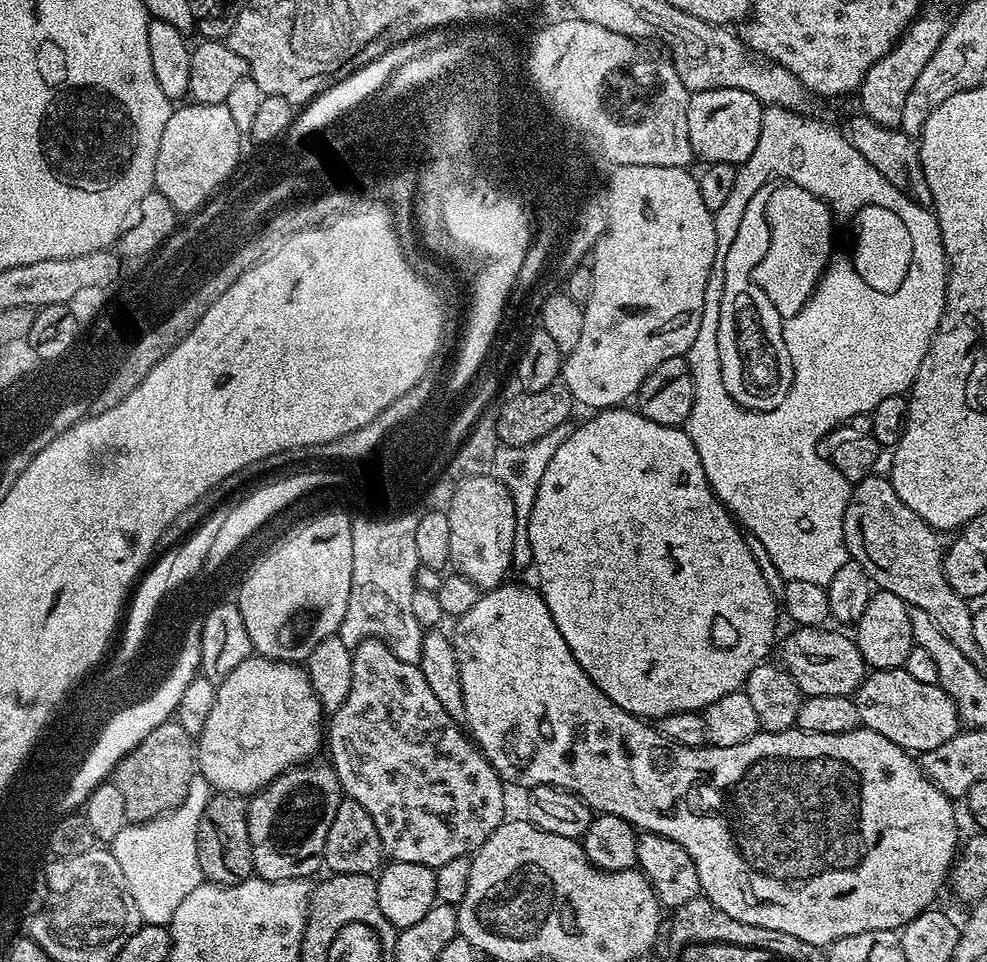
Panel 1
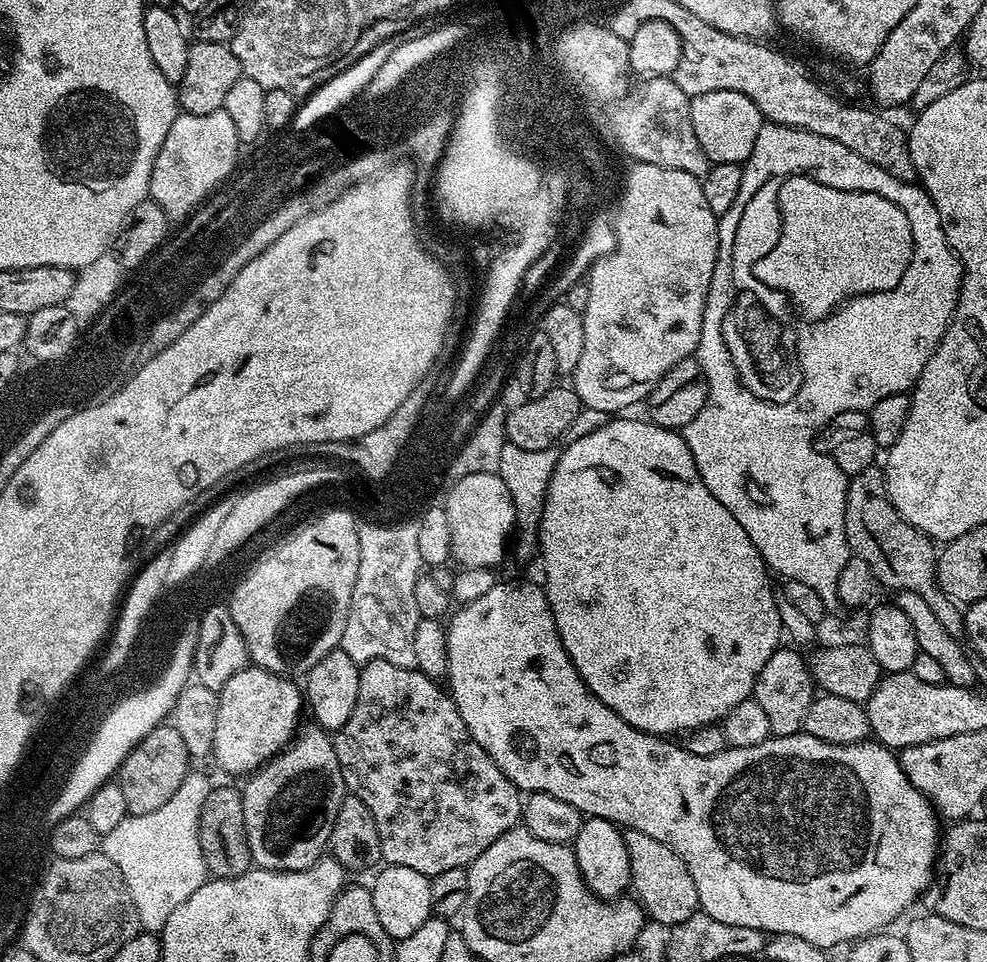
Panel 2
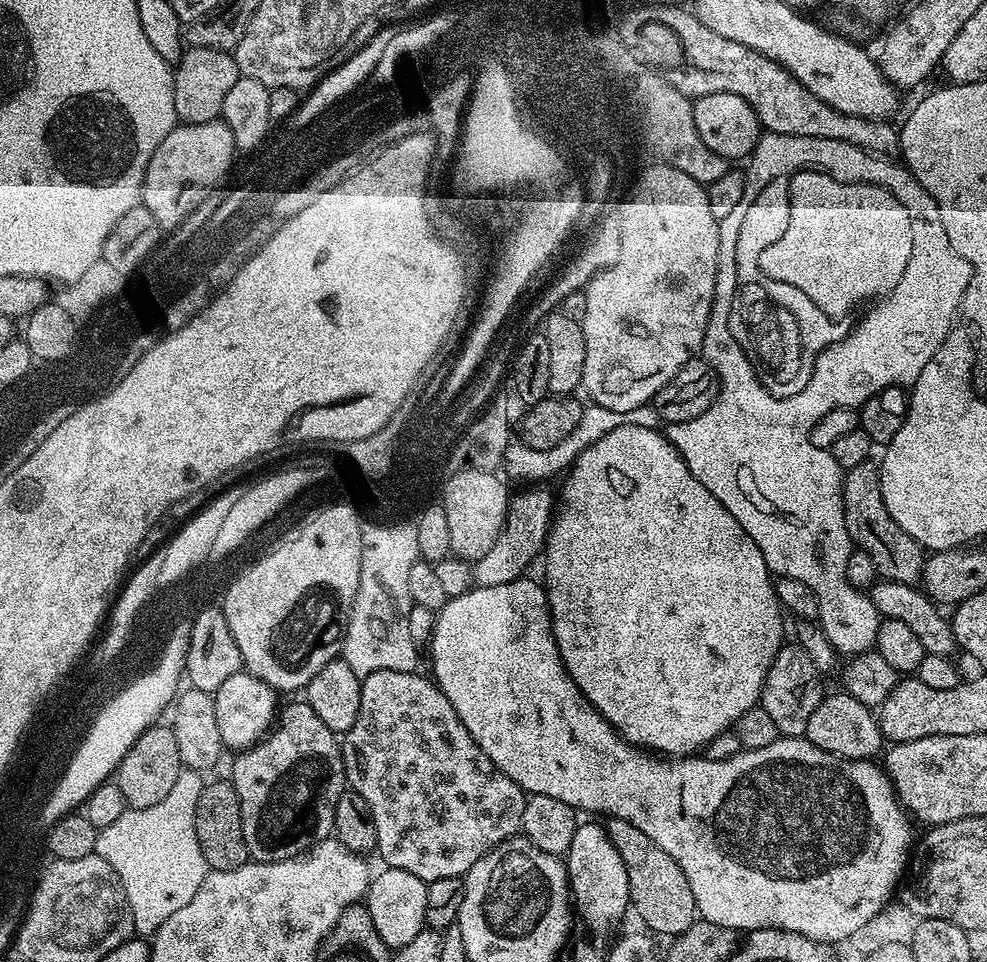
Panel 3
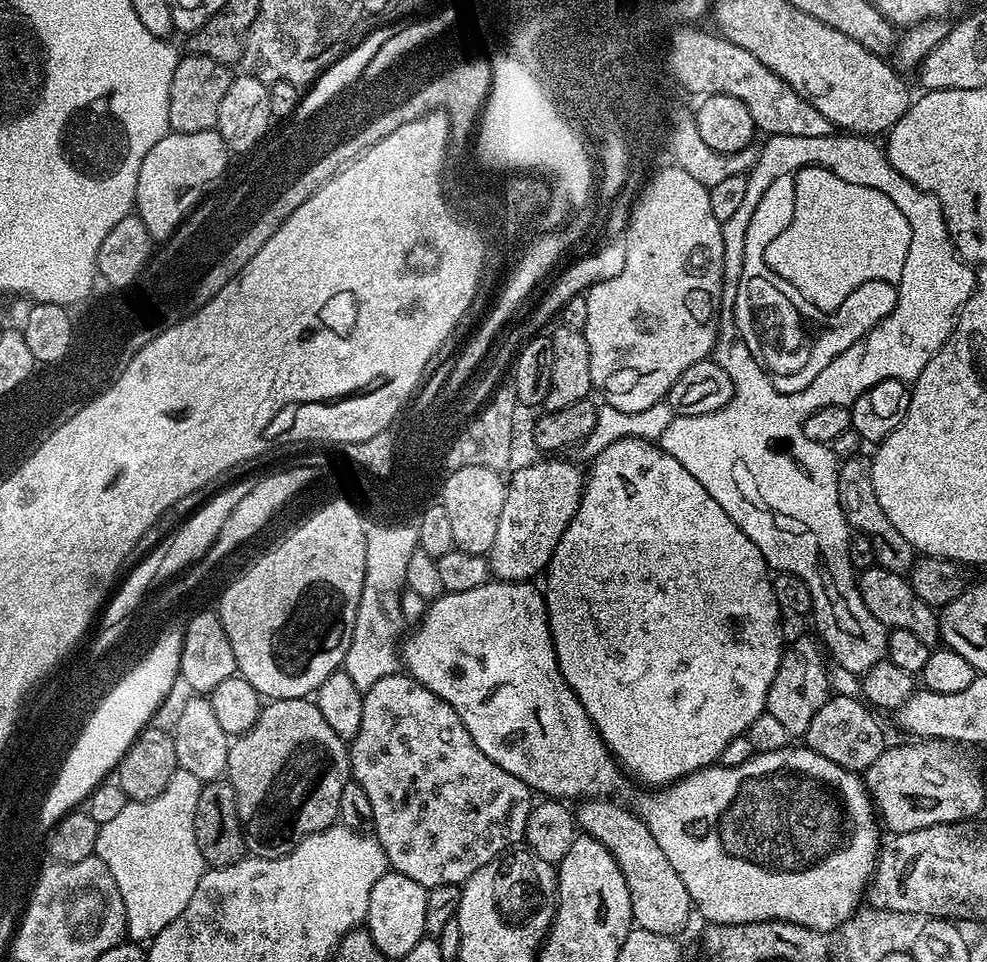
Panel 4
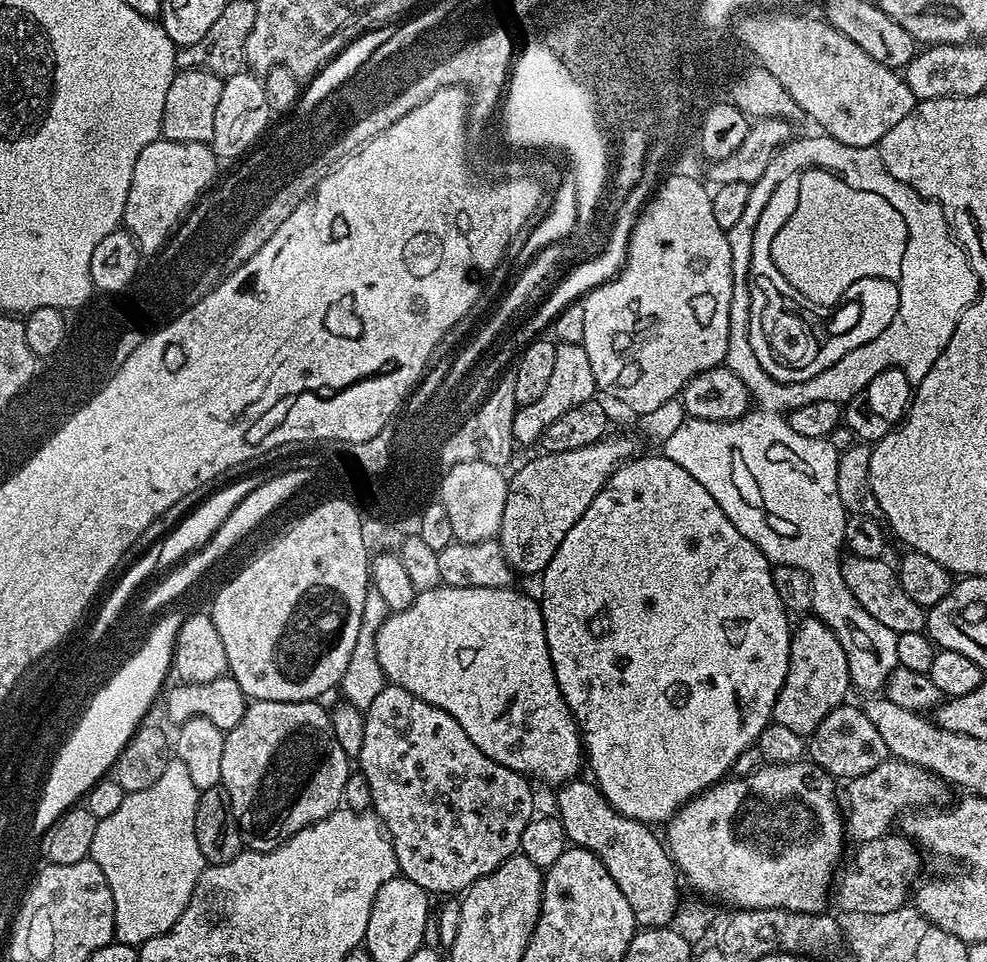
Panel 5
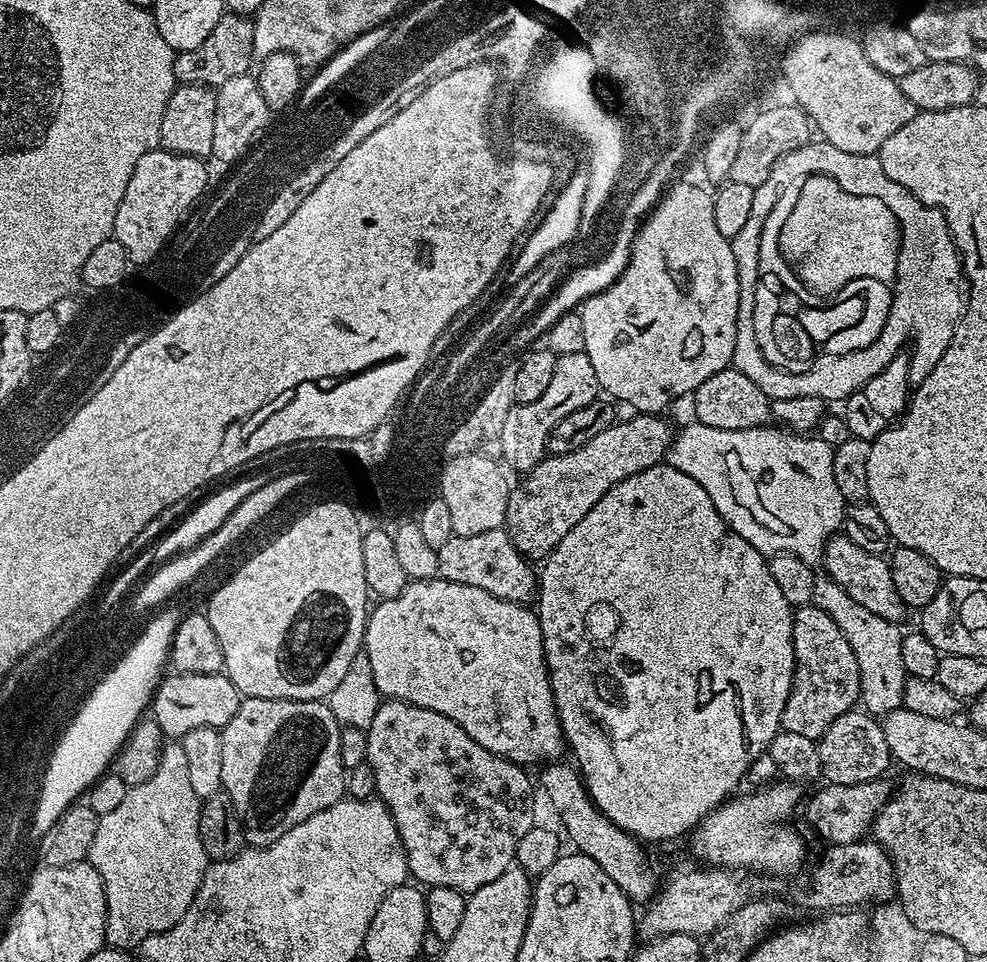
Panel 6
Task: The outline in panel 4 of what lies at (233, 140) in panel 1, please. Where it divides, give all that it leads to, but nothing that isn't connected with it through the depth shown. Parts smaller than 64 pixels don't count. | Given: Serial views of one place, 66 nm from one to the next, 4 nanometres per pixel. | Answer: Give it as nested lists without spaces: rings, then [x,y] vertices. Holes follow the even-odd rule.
[[[215,130],[198,134],[169,131],[150,149],[150,154],[142,158],[134,212],[146,226],[153,241],[167,240],[188,213],[205,199],[204,191],[223,177],[229,155],[228,143]]]

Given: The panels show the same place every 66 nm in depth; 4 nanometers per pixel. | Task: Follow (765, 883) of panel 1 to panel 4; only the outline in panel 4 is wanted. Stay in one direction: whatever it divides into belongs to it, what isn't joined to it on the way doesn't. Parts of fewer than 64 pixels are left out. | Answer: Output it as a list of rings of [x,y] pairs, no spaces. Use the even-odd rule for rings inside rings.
[[[496,580],[470,590],[445,592],[443,596],[439,596],[437,600],[433,600],[427,605],[424,617],[415,625],[416,632],[410,633],[411,631],[409,631],[407,633],[402,644],[403,667],[406,669],[407,675],[412,676],[420,684],[424,684],[426,690],[430,690],[435,696],[442,698],[442,702],[446,702],[456,711],[458,718],[462,718],[462,726],[466,726],[466,730],[470,730],[470,738],[474,738],[478,750],[482,750],[482,754],[486,754],[486,758],[490,758],[498,766],[502,766],[502,770],[506,770],[506,774],[514,774],[522,782],[526,782],[526,786],[531,788],[533,793],[545,792],[543,794],[545,797],[559,798],[564,802],[571,802],[570,800],[575,796],[591,798],[612,794],[612,791],[620,784],[622,769],[616,757],[608,751],[598,730],[592,725],[592,719],[586,714],[582,702],[578,702],[574,690],[570,690],[566,678],[562,678],[560,667],[556,661],[556,651],[552,645],[552,631],[548,625],[548,608],[544,605],[544,593],[539,587],[531,588],[532,586],[528,582]],[[789,746],[773,752],[757,752],[742,766],[725,768],[713,766],[700,768],[683,776],[681,780],[661,787],[659,790],[648,790],[644,797],[634,805],[634,812],[640,820],[649,827],[650,833],[658,842],[662,854],[666,854],[667,861],[674,866],[675,873],[682,878],[687,893],[692,899],[692,907],[713,924],[745,924],[746,922],[762,922],[763,920],[781,920],[794,922],[798,926],[813,928],[819,932],[831,933],[839,929],[861,907],[866,896],[866,885],[872,879],[872,871],[876,869],[876,856],[880,853],[882,843],[881,825],[878,823],[877,813],[874,811],[874,801],[864,787],[864,781],[859,775],[834,762],[830,758],[822,758],[807,746]]]

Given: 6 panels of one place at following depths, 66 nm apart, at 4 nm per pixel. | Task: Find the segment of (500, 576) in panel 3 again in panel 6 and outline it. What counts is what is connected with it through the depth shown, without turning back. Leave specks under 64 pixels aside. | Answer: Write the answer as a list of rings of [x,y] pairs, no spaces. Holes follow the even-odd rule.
[[[632,414],[629,420],[617,419],[602,434],[590,438],[590,442],[583,444],[578,450],[570,454],[545,455],[523,477],[520,485],[513,487],[508,493],[508,509],[504,519],[508,537],[514,542],[521,556],[532,562],[543,561],[590,514],[594,502],[602,498],[618,482],[646,470],[650,466],[661,463],[667,457],[668,448],[672,445],[674,428],[664,421],[660,414]]]

